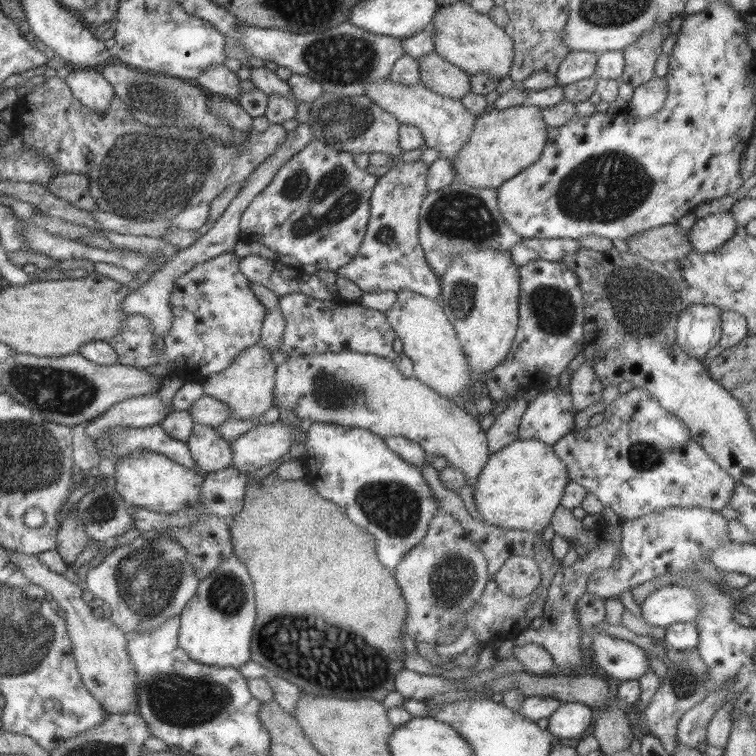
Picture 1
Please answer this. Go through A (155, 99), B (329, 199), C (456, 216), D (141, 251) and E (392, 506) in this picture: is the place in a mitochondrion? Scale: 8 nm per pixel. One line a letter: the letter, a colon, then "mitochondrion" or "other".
A: mitochondrion
B: mitochondrion
C: mitochondrion
D: other
E: mitochondrion

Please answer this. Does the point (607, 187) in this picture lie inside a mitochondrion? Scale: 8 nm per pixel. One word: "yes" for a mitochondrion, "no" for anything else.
yes

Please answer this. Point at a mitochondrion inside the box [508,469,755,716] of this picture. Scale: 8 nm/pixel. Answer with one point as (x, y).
(685, 681)

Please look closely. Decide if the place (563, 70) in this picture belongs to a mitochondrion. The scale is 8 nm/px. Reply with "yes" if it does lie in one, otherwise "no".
no

